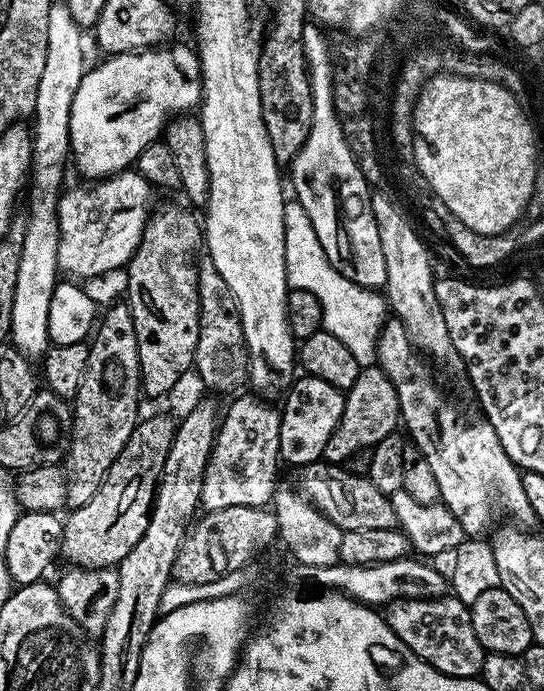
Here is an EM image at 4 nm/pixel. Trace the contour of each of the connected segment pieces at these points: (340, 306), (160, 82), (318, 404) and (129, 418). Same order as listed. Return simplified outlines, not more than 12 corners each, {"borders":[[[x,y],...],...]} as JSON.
{"borders":[[[284,206],[289,285],[322,302],[323,331],[375,365],[385,297],[334,270],[309,215]],[[195,47],[118,52],[70,106],[84,178],[135,165],[204,95]],[[307,374],[280,414],[285,465],[317,463],[345,393]],[[127,303],[103,309],[70,404],[69,509],[94,498],[136,428]]]}

